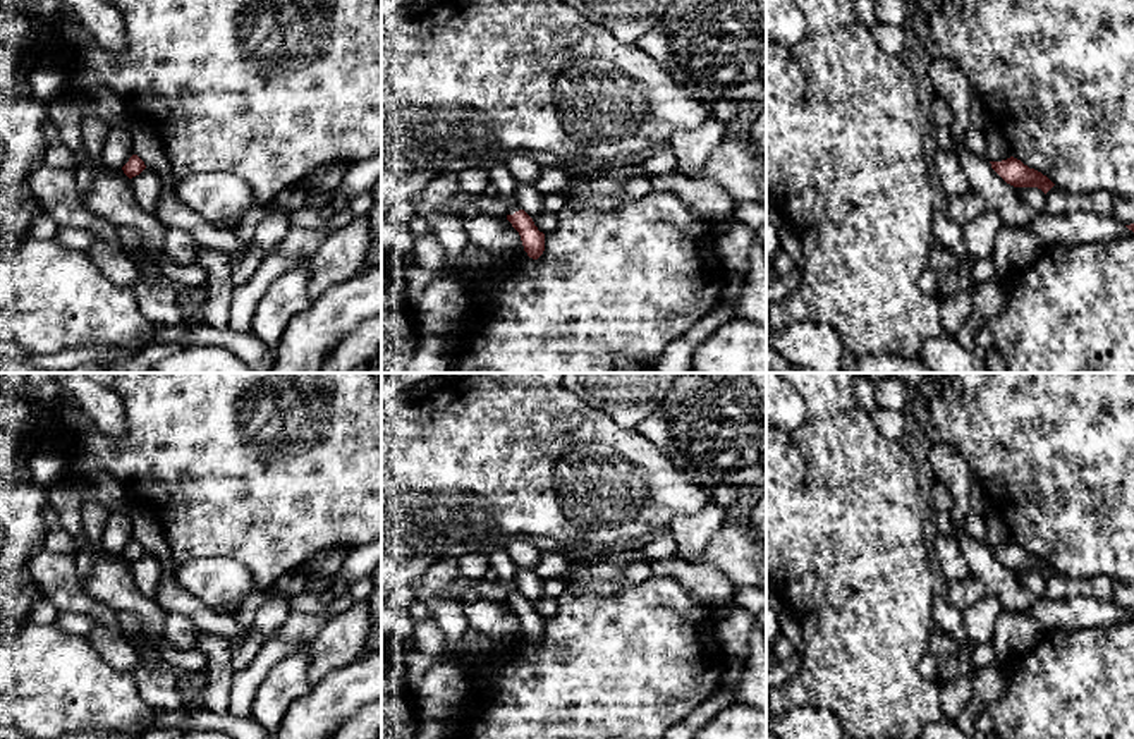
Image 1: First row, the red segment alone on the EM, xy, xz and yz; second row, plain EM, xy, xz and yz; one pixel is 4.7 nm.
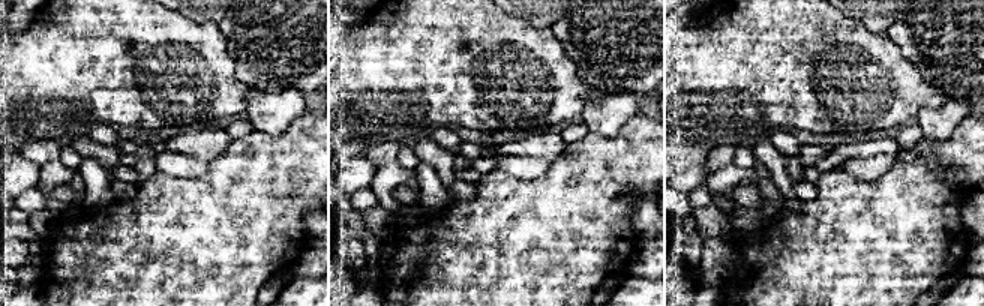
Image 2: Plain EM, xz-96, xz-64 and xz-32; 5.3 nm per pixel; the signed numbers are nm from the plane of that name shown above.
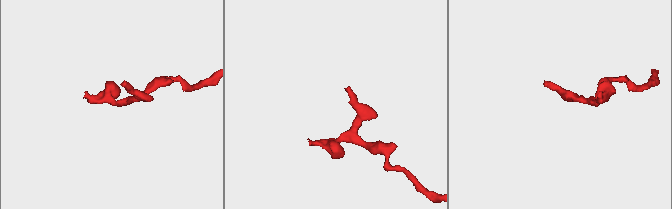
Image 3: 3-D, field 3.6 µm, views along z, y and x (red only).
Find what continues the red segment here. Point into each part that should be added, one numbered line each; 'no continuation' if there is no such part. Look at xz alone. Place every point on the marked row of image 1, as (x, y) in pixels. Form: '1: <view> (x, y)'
1: xz (502, 181)

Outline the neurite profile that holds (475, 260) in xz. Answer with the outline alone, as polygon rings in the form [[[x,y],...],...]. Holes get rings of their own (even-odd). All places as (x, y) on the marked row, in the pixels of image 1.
[[[467,244],[460,261],[457,277],[472,282],[476,277],[488,273],[497,265],[497,260],[483,247]]]

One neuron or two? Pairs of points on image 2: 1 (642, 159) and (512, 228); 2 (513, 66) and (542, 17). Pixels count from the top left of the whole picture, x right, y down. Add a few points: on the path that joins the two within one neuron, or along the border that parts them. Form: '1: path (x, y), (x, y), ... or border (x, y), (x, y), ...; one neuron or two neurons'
1: path (609, 177), (557, 228), (545, 228); one neuron
2: border (513, 15), (522, 17), (536, 27), (551, 27); two neurons

